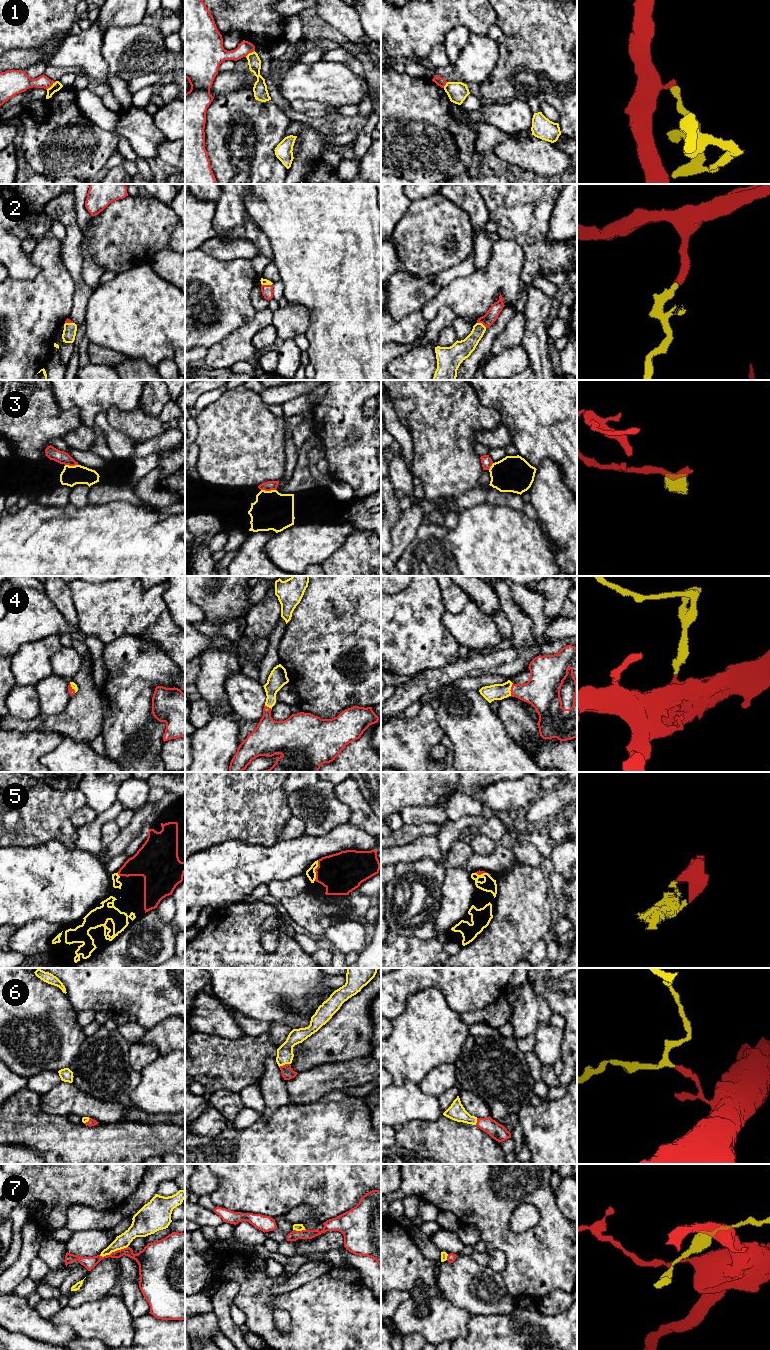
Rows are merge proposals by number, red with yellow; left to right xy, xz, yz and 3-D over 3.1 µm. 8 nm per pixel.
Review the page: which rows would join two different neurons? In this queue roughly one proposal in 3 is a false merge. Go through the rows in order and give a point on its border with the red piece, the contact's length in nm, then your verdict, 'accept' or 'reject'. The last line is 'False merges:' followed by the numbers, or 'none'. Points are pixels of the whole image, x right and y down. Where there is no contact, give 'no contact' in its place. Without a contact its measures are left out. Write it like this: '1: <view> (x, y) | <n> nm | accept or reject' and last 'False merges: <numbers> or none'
1: xy (51, 85) | 110 nm | reject
2: xz (267, 285) | 100 nm | accept
3: xz (268, 490) | 120 nm | reject
4: yz (511, 689) | 110 nm | accept
5: xz (315, 870) | 170 nm | accept
6: xz (285, 1064) | 90 nm | accept
7: xy (113, 1252) | 240 nm | accept
False merges: 1, 3

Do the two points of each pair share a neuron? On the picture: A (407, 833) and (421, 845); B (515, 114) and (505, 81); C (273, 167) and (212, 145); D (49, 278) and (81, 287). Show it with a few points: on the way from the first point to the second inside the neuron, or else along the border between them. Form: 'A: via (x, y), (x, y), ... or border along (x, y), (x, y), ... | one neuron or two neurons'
A: border along (435, 834), (423, 834), (408, 843), (392, 845) | two neurons
B: border along (526, 99), (488, 102) | two neurons
C: via (260, 142), (249, 115), (227, 120) | one neuron
D: border along (63, 264), (74, 285), (72, 308) | two neurons

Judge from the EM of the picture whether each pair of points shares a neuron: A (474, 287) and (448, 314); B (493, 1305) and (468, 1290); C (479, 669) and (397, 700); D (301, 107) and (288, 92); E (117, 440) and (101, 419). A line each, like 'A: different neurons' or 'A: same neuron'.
A: different neurons
B: same neuron
C: same neuron
D: different neurons
E: same neuron

